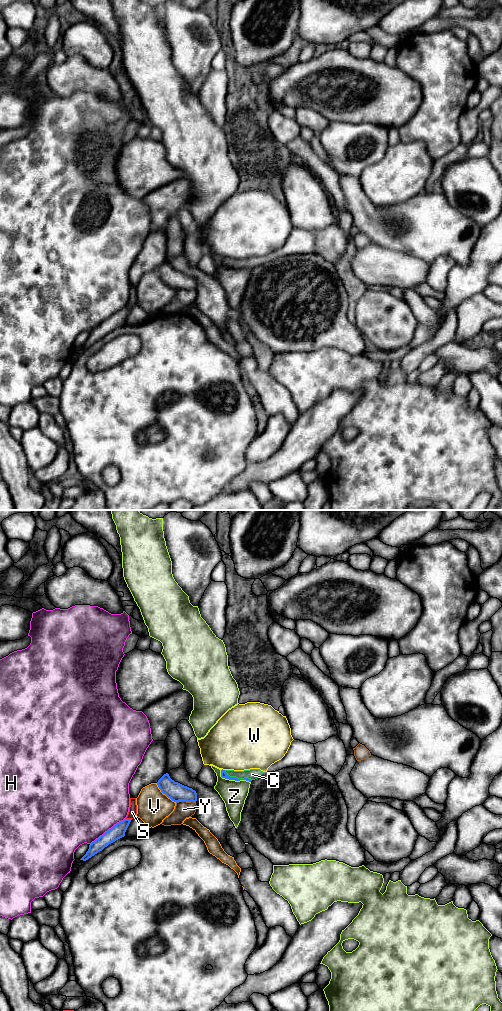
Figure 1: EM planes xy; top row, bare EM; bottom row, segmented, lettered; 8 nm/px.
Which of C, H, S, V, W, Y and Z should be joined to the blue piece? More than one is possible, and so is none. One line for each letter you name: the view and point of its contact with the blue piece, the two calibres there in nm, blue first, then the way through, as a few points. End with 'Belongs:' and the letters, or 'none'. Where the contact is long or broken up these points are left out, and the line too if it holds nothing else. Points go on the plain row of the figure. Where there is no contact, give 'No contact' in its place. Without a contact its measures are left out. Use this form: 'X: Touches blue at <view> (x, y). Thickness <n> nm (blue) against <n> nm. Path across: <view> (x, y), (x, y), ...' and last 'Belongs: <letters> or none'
C: Touches blue at xy (237, 266). Thickness 50 nm (blue) against 90 nm. Path across: xy (223, 262), (237, 266), (252, 262)
Belongs: C

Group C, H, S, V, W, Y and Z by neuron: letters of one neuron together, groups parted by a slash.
C / H / S / V / W / Y / Z

